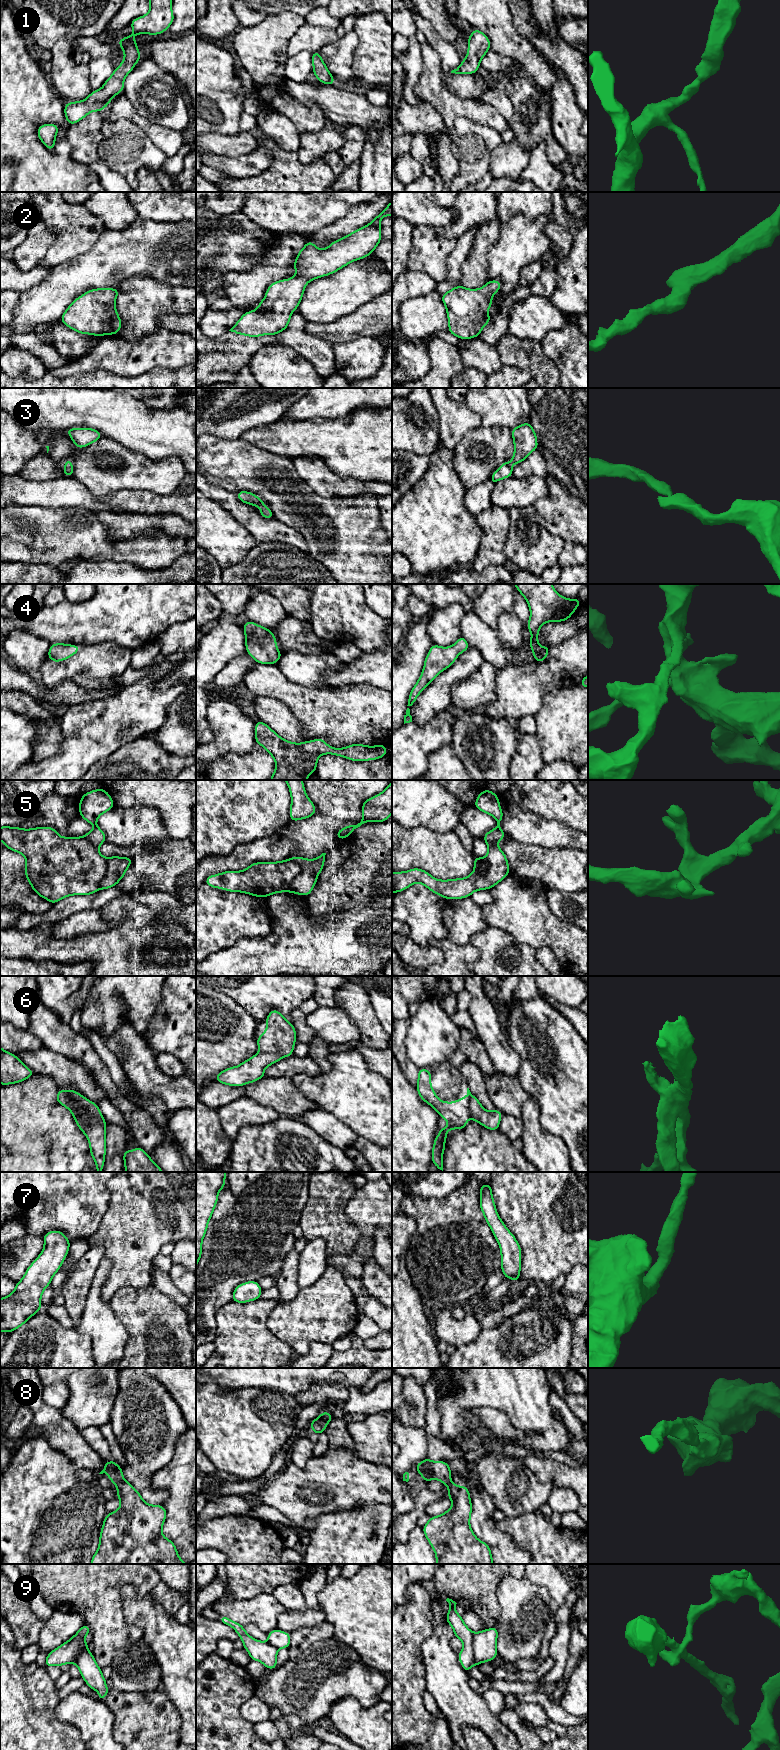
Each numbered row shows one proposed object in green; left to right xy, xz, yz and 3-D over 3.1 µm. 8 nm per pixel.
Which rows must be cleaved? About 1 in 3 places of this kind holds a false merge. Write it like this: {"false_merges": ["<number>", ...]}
{"false_merges": ["5", "6", "9"]}

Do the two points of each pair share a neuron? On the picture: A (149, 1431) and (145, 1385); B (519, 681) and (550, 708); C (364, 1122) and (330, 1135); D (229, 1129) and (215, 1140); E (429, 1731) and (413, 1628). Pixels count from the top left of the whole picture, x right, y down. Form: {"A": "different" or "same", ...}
{"A": "same", "B": "different", "C": "different", "D": "different", "E": "same"}

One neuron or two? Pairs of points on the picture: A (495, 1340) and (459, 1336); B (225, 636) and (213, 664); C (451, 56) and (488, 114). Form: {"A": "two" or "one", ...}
{"A": "two", "B": "one", "C": "two"}

